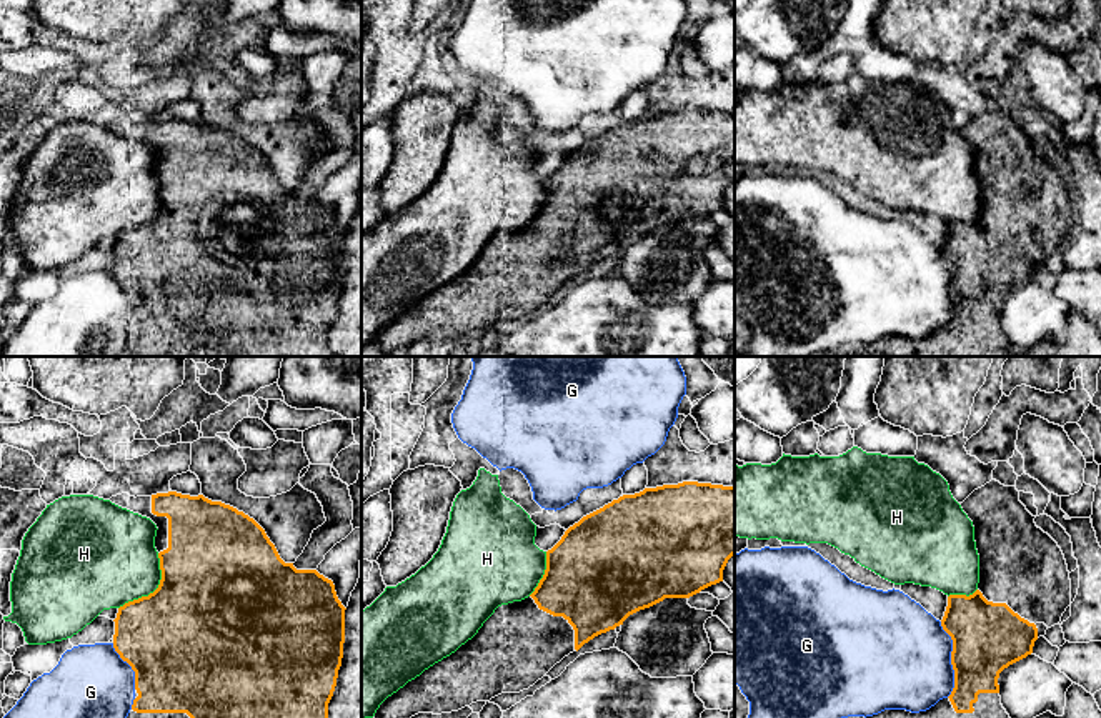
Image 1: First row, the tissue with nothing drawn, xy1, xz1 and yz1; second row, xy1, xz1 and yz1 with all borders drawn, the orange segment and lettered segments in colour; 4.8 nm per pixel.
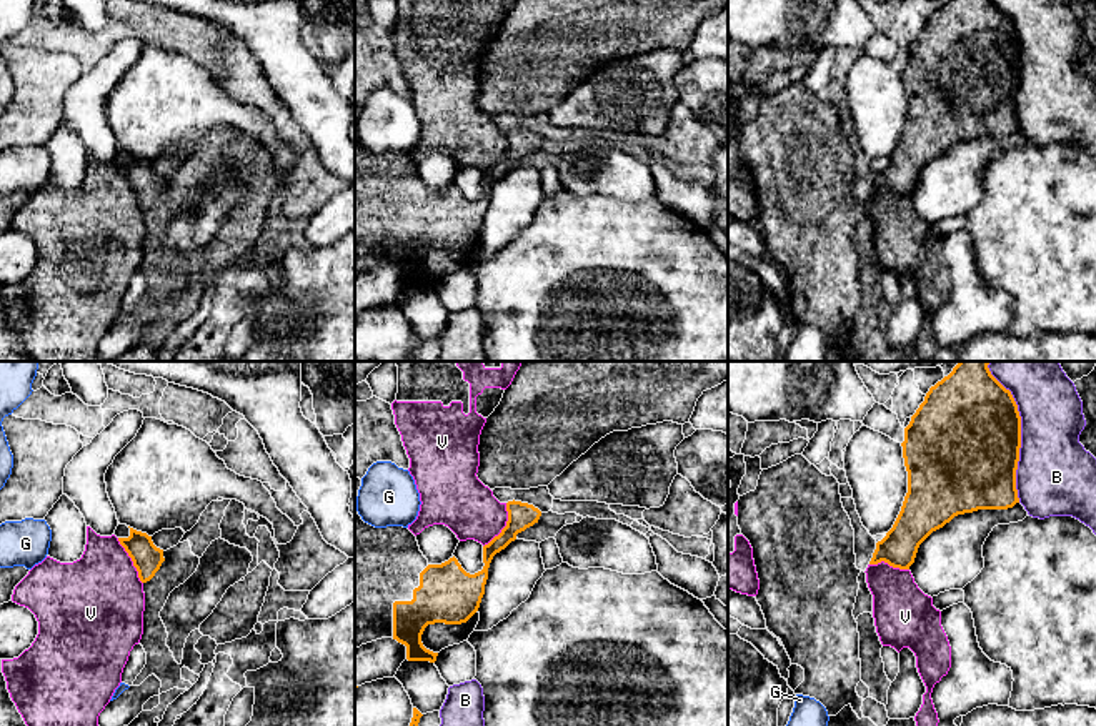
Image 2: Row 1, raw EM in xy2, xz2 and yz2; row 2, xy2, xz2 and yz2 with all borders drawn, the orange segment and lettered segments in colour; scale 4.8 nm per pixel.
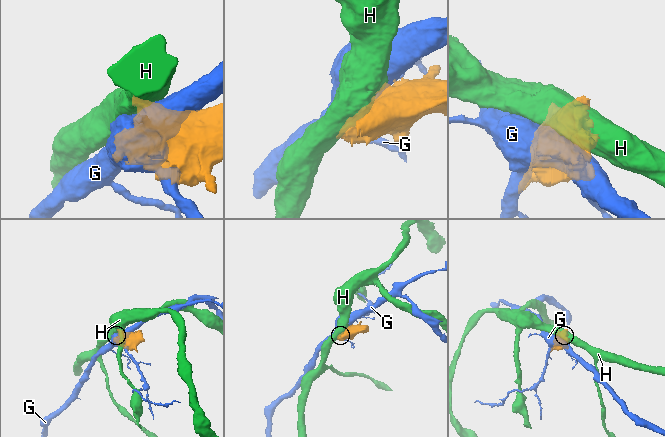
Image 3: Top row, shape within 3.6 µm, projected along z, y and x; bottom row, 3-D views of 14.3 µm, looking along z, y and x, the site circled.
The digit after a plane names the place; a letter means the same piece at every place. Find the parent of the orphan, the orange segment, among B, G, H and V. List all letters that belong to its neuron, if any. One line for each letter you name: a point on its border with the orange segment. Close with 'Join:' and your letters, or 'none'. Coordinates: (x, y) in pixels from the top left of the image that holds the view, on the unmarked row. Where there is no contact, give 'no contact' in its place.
Join: none

